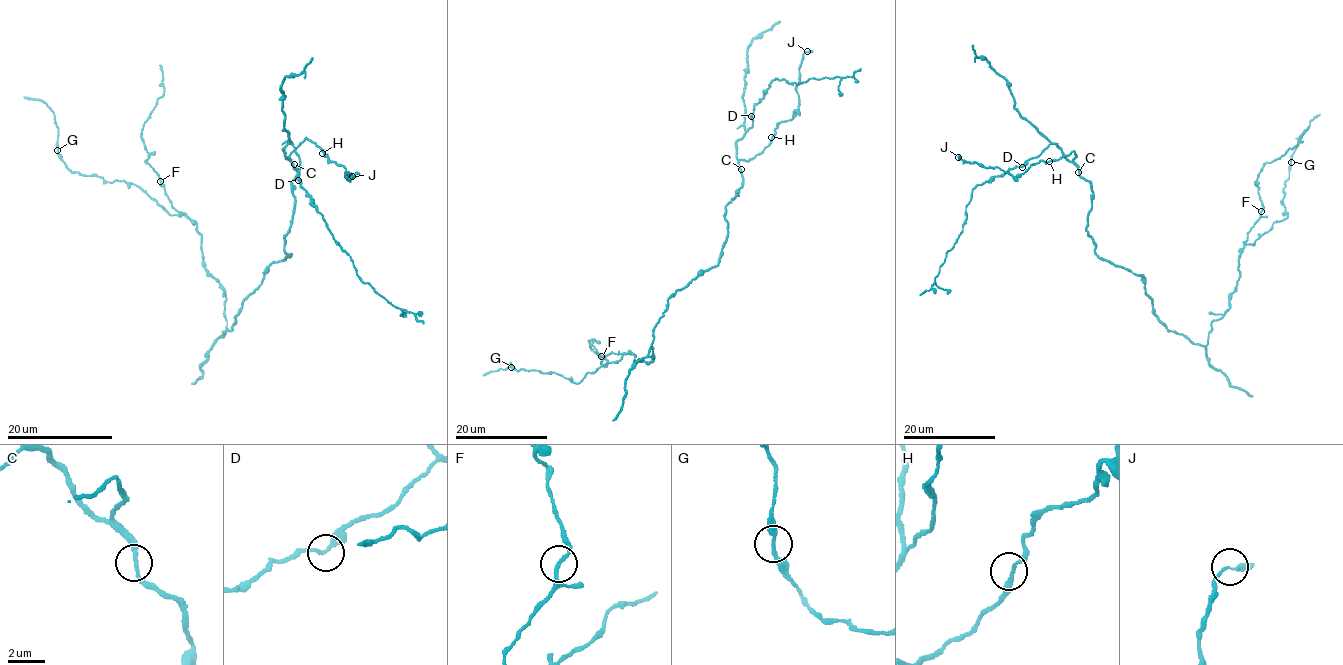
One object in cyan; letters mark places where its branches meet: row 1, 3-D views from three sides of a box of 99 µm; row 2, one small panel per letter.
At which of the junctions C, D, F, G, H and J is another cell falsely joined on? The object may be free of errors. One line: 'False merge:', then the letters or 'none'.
False merge: none

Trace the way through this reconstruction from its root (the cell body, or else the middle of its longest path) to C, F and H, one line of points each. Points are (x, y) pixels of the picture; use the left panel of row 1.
C: (263, 276), (271, 264), (291, 256), (285, 251), (284, 235), (289, 230), (295, 200), (294, 164)
F: (263, 276), (233, 329), (220, 336), (226, 295), (205, 267), (196, 226), (175, 209), (160, 181)
H: (263, 276), (271, 264), (291, 256), (285, 251), (284, 235), (295, 200), (290, 153), (306, 138), (322, 153)

